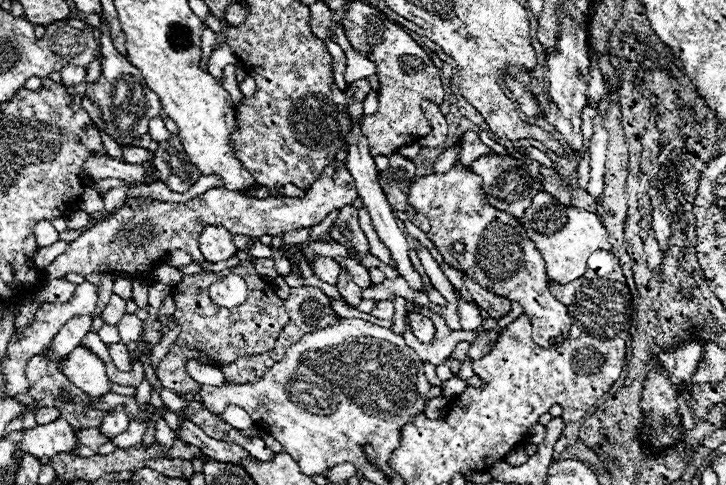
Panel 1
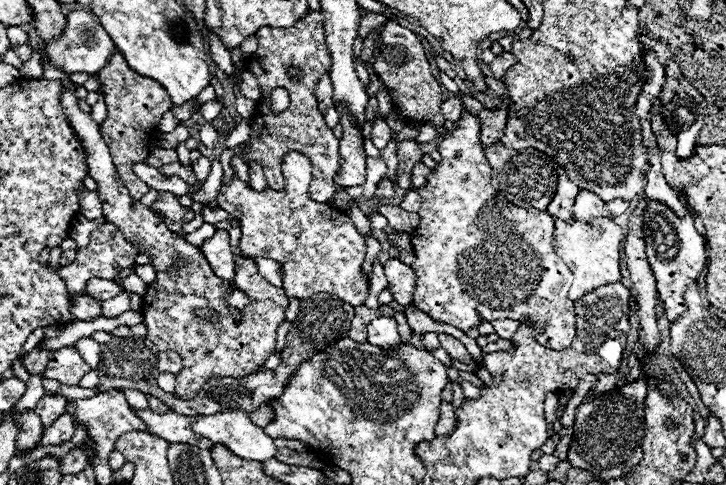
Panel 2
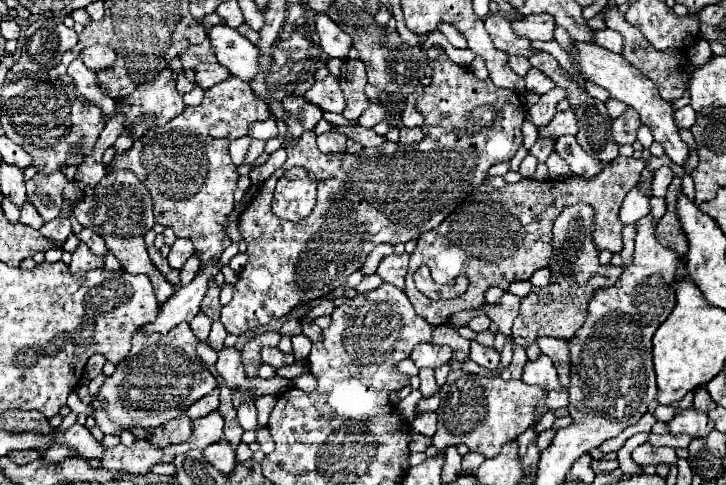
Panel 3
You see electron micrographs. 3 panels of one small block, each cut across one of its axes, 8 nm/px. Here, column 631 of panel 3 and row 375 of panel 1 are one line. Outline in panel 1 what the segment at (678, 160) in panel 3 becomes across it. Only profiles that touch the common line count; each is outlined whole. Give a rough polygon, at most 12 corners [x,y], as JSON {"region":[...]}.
{"region":[[74,348],[60,370],[92,398],[110,392],[106,364]]}

